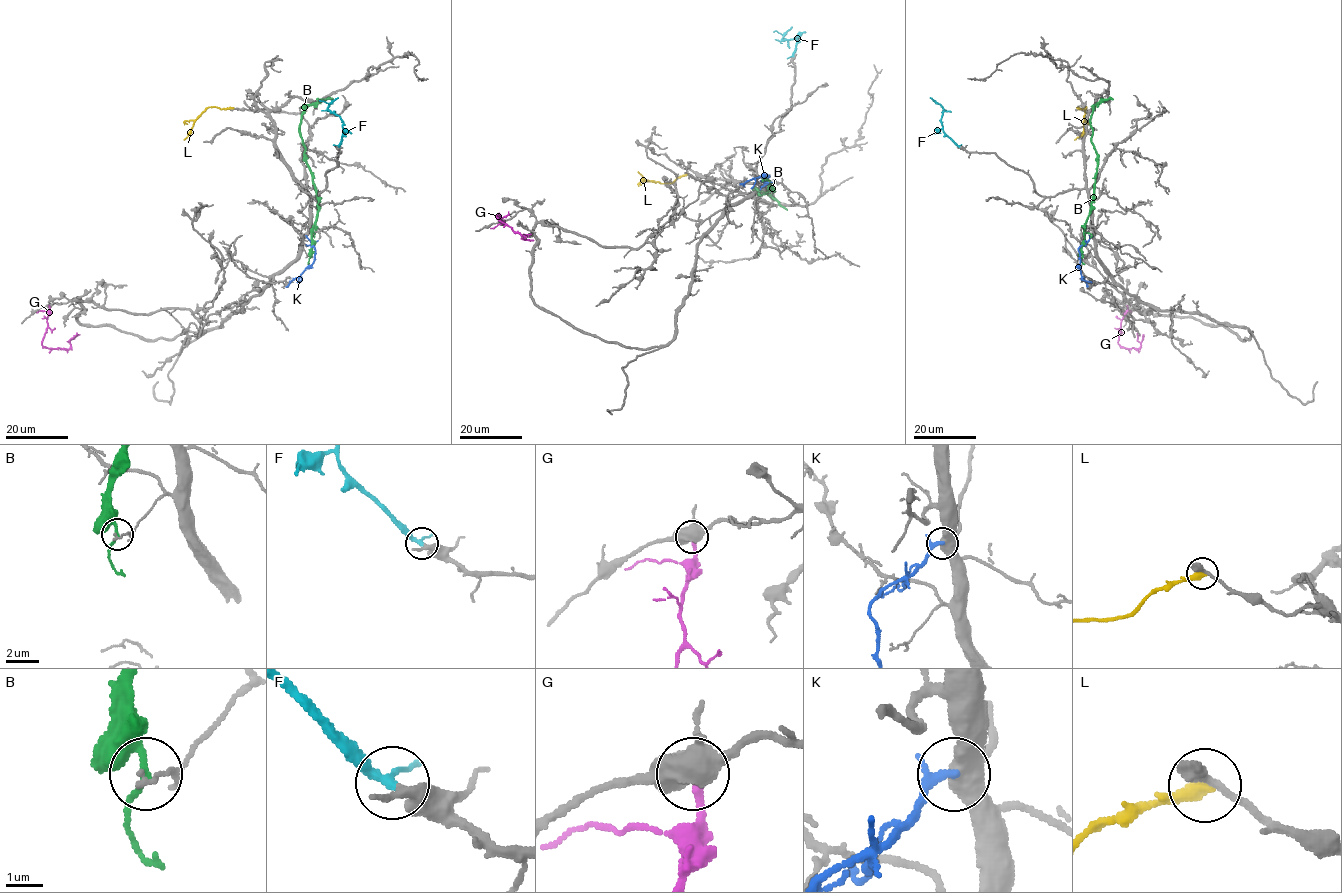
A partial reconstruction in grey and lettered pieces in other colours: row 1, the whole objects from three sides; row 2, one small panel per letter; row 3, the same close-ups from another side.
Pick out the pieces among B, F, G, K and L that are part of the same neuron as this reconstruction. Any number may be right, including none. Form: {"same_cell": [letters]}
{"same_cell": ["F"]}

